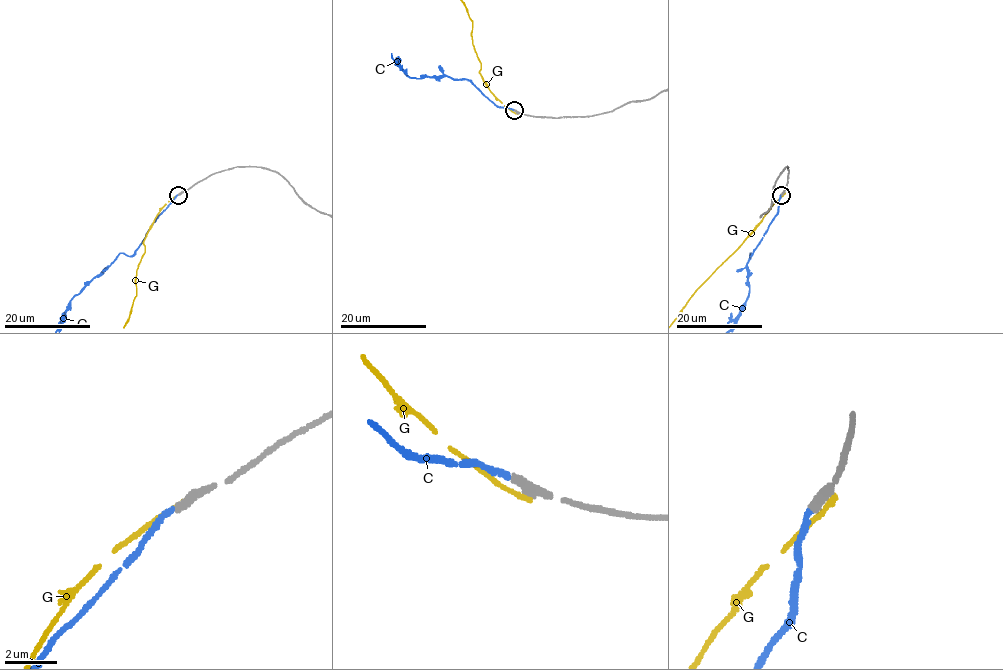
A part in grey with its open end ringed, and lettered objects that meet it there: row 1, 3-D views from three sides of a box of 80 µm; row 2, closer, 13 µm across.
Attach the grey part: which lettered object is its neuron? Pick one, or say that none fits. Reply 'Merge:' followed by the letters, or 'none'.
Merge: C

